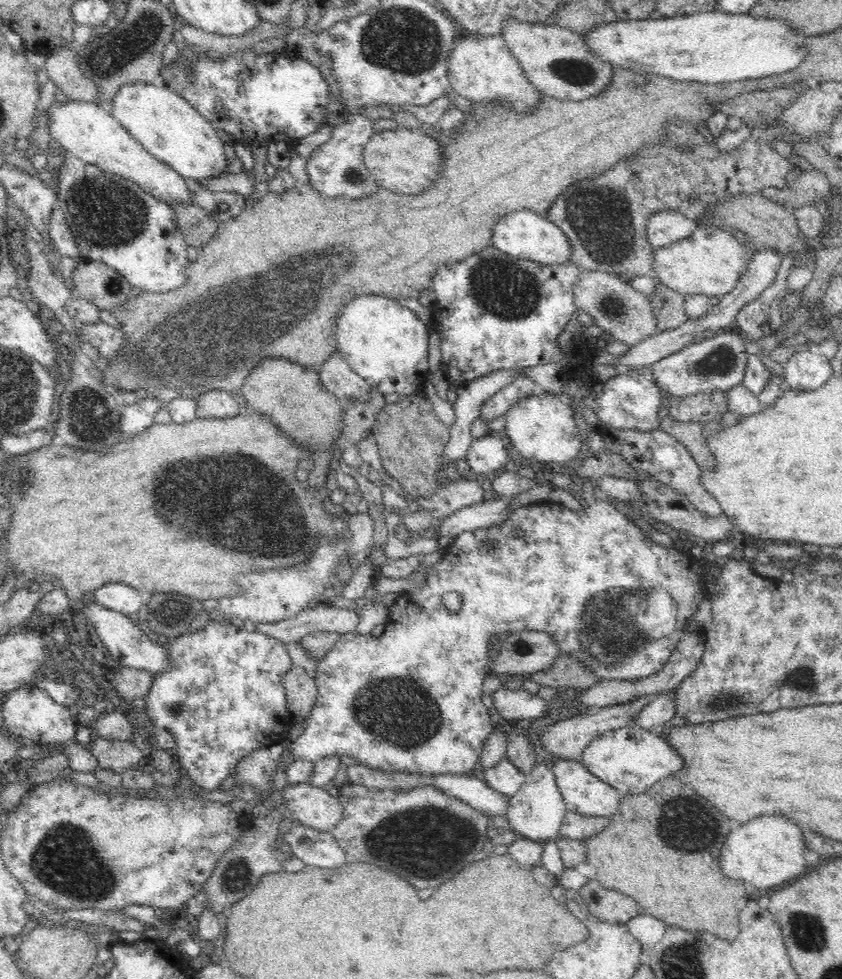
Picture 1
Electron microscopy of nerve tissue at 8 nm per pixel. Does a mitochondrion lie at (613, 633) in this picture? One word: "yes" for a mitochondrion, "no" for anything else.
yes

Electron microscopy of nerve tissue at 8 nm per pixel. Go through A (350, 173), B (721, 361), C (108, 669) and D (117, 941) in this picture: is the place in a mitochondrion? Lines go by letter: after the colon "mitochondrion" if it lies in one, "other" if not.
A: mitochondrion
B: mitochondrion
C: other
D: other

